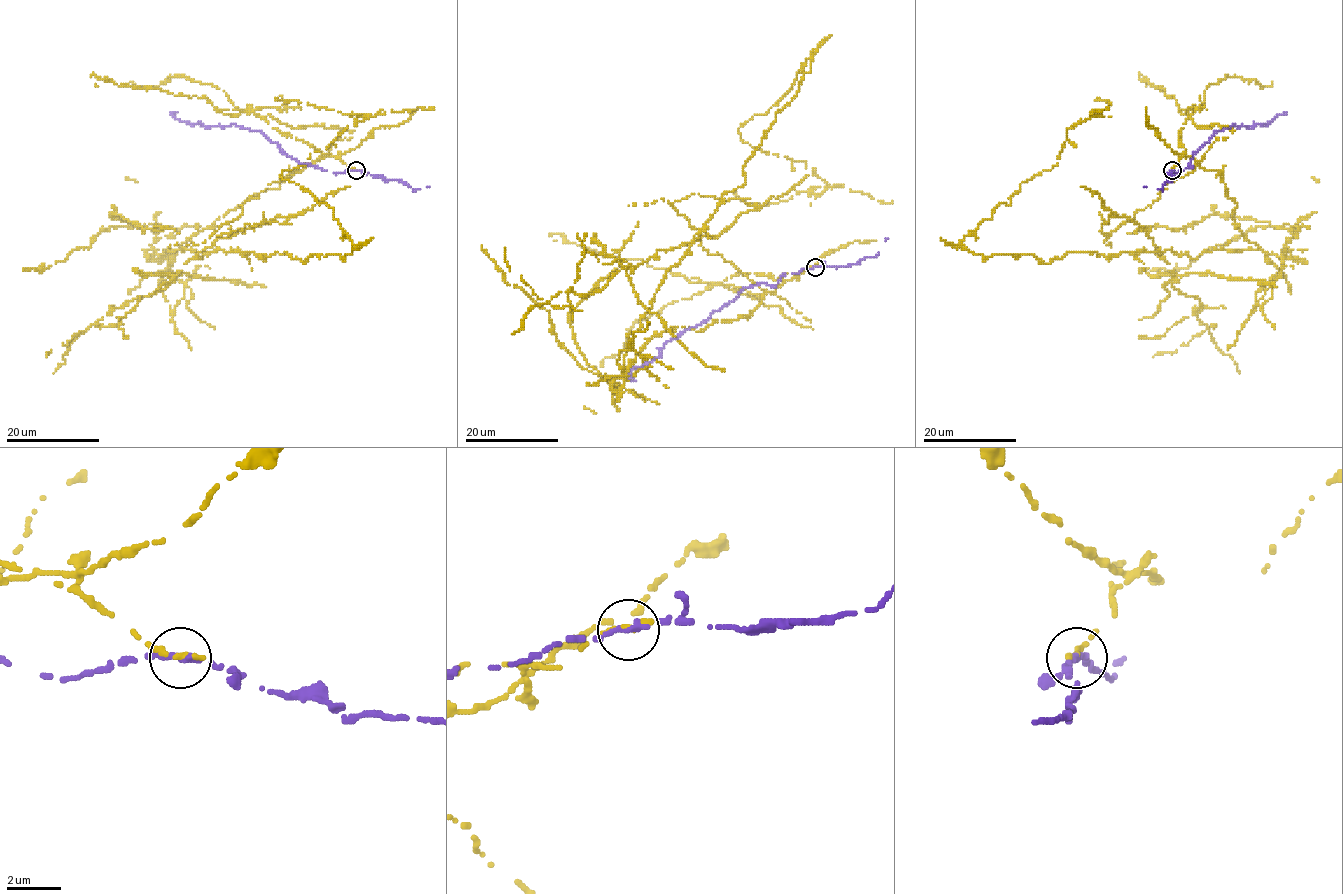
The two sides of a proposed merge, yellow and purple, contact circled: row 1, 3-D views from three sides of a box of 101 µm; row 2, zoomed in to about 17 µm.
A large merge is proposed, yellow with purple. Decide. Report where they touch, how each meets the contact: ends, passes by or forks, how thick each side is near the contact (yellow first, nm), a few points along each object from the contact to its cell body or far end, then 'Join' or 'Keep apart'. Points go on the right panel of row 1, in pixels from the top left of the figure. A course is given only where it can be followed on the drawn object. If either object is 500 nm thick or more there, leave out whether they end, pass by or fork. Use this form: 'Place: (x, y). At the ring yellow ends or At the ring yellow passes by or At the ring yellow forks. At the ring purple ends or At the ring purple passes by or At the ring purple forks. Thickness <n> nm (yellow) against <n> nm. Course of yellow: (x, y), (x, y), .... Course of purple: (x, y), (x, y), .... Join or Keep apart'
Place: (1172, 170). At the ring yellow ends. At the ring purple passes by. Thickness 240 nm (yellow) against 220 nm. Course of yellow: (1172, 170), (1222, 173), (1236, 228), (1280, 268), (1260, 249), (966, 250), (1094, 101). Course of purple: (1172, 170), (1178, 173), (1191, 166), (1187, 163), (1215, 131), (1232, 124), (1267, 125), (1287, 111). Keep apart

